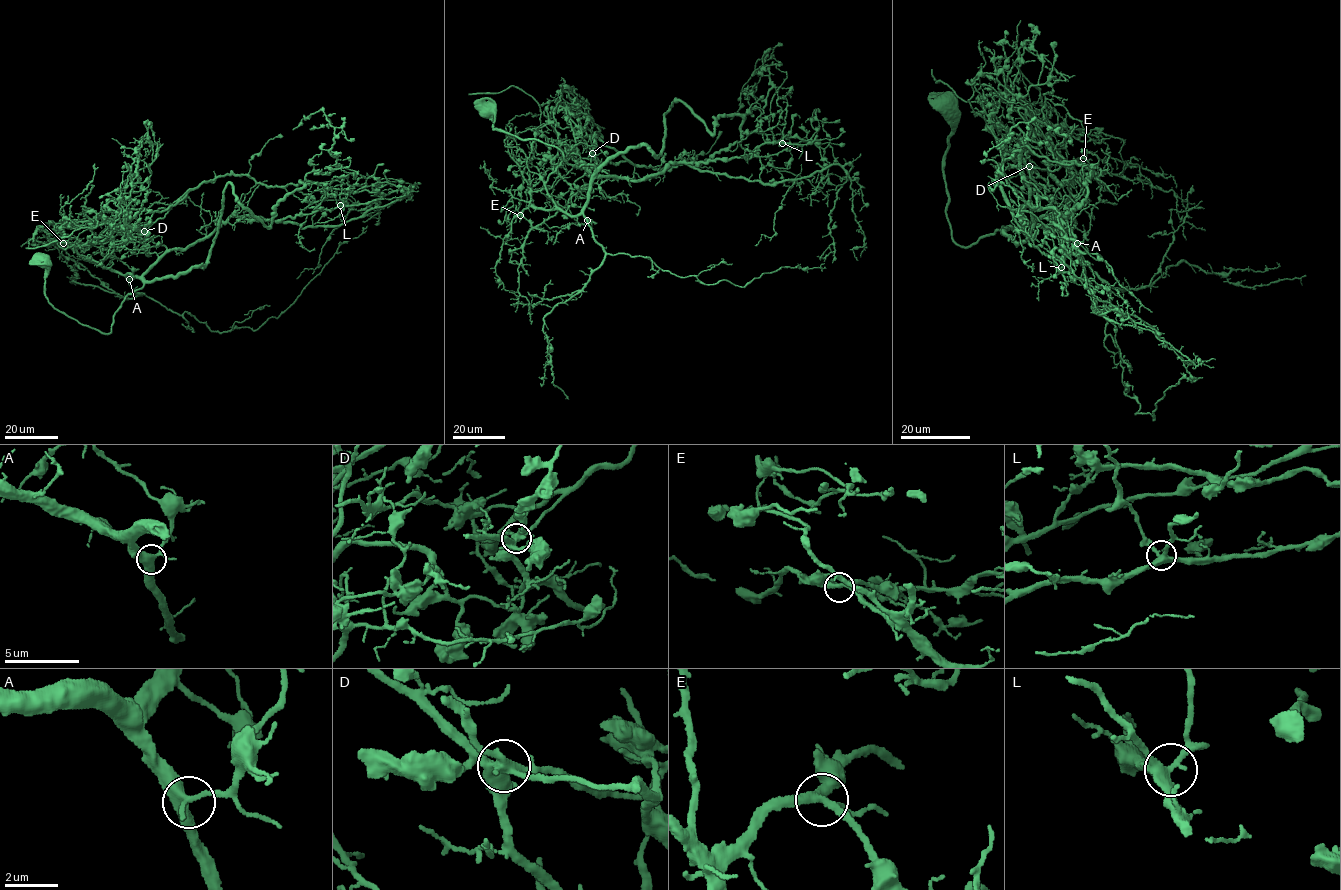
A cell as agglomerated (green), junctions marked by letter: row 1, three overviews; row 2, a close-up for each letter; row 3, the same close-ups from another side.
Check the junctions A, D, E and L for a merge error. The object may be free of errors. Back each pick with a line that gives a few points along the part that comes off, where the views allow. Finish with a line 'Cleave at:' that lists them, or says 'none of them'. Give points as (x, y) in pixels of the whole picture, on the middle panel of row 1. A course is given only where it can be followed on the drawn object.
D: foreign part runs (592, 153), (568, 183), (550, 154), (550, 139), (562, 151), (552, 163), (577, 153), (568, 115), (579, 100)
Cleave at: D

